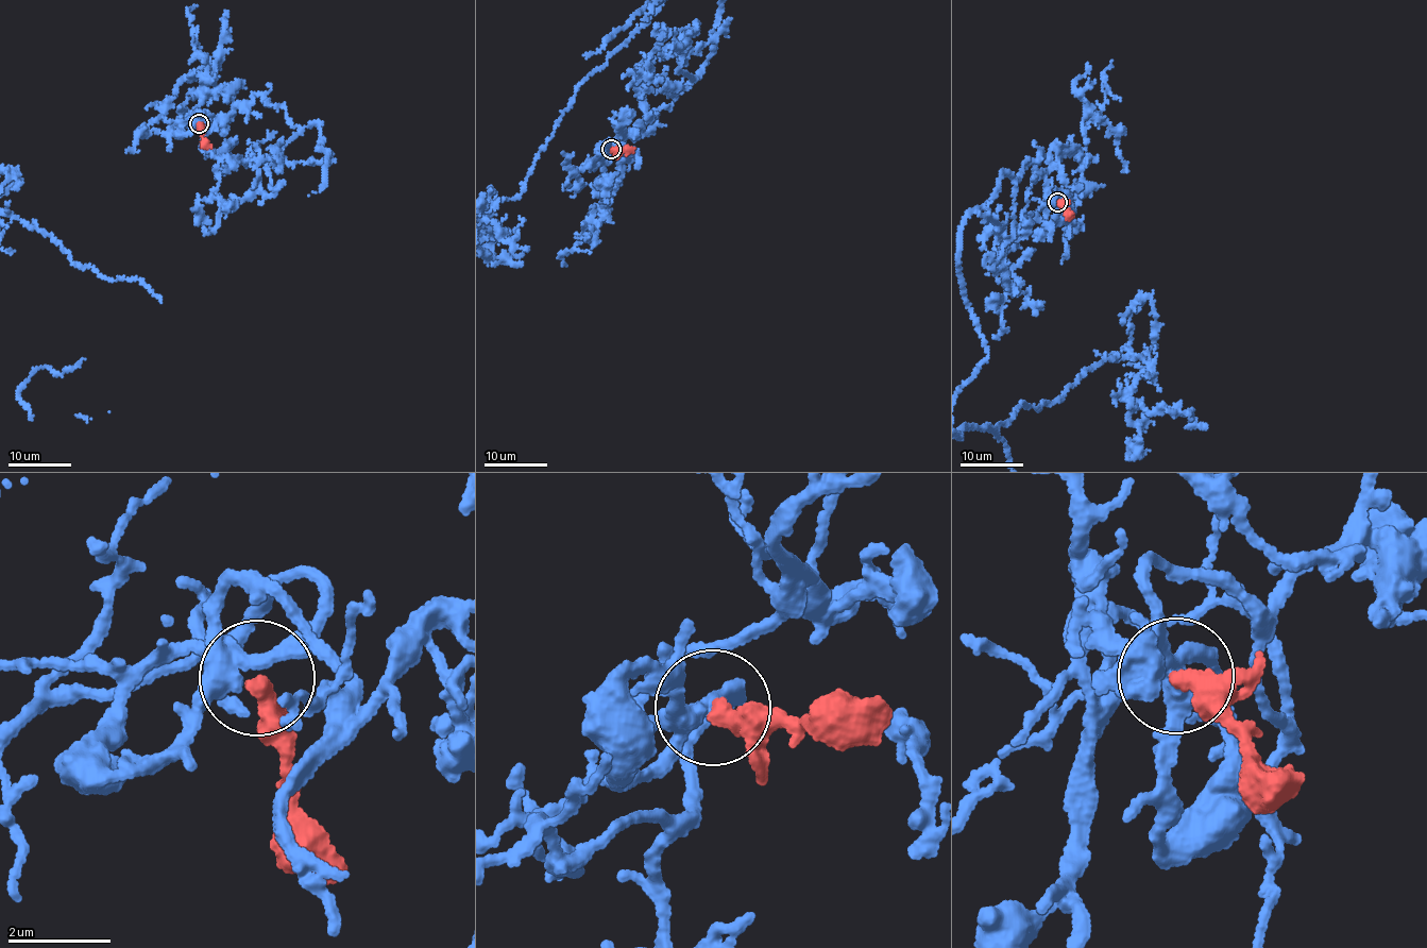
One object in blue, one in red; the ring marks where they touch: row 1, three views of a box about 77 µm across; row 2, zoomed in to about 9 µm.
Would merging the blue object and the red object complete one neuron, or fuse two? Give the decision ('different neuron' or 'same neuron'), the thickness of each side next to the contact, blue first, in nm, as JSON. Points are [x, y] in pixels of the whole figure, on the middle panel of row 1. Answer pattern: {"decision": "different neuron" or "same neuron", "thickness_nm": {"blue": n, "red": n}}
{"decision": "same neuron", "thickness_nm": {"blue": 320, "red": 400}}

